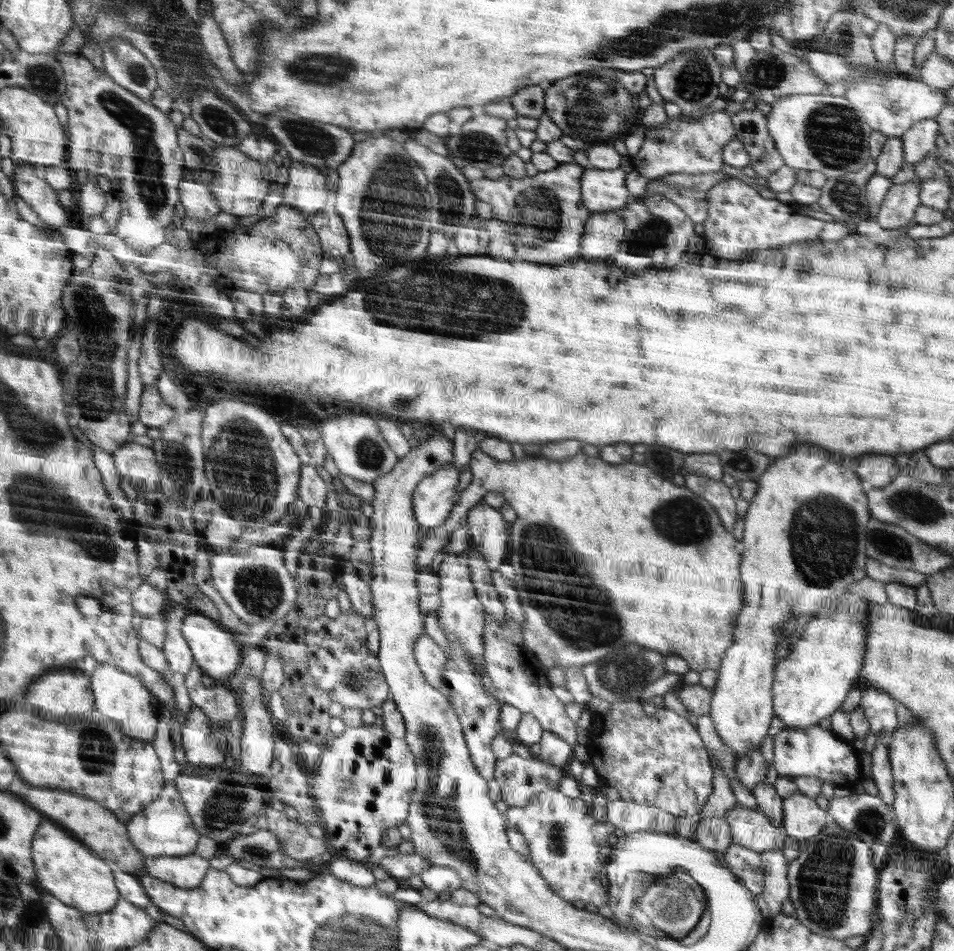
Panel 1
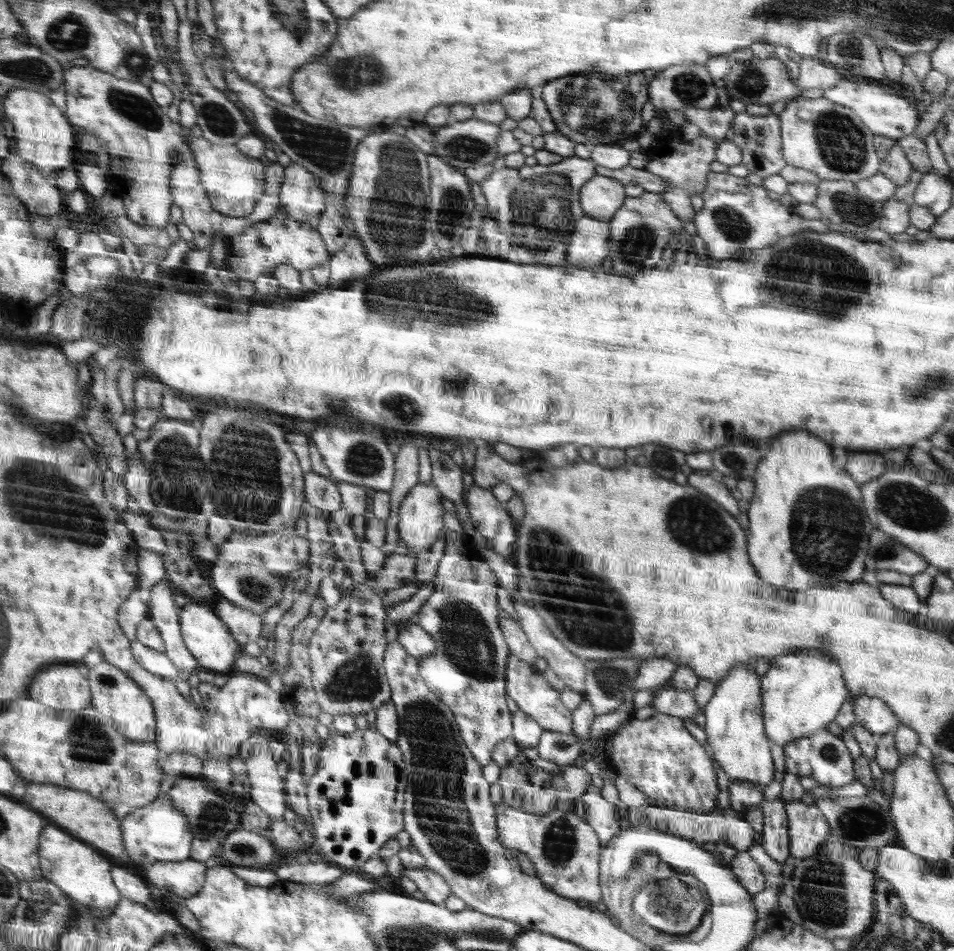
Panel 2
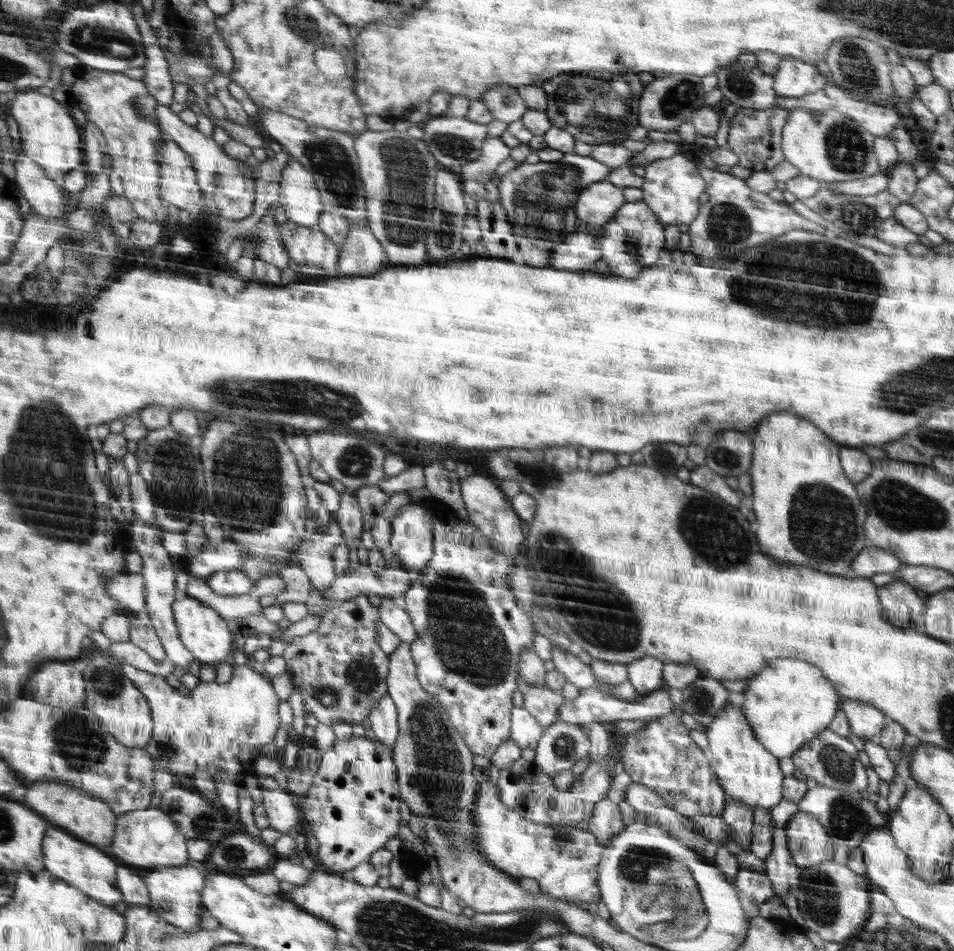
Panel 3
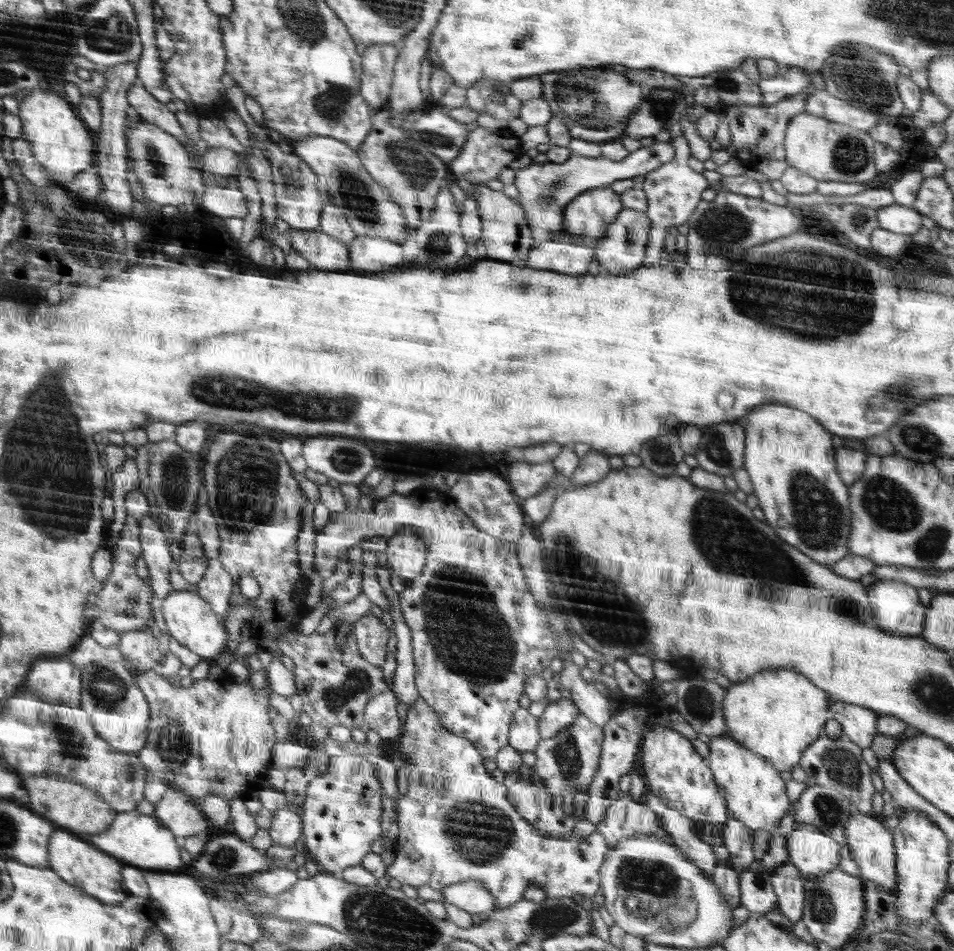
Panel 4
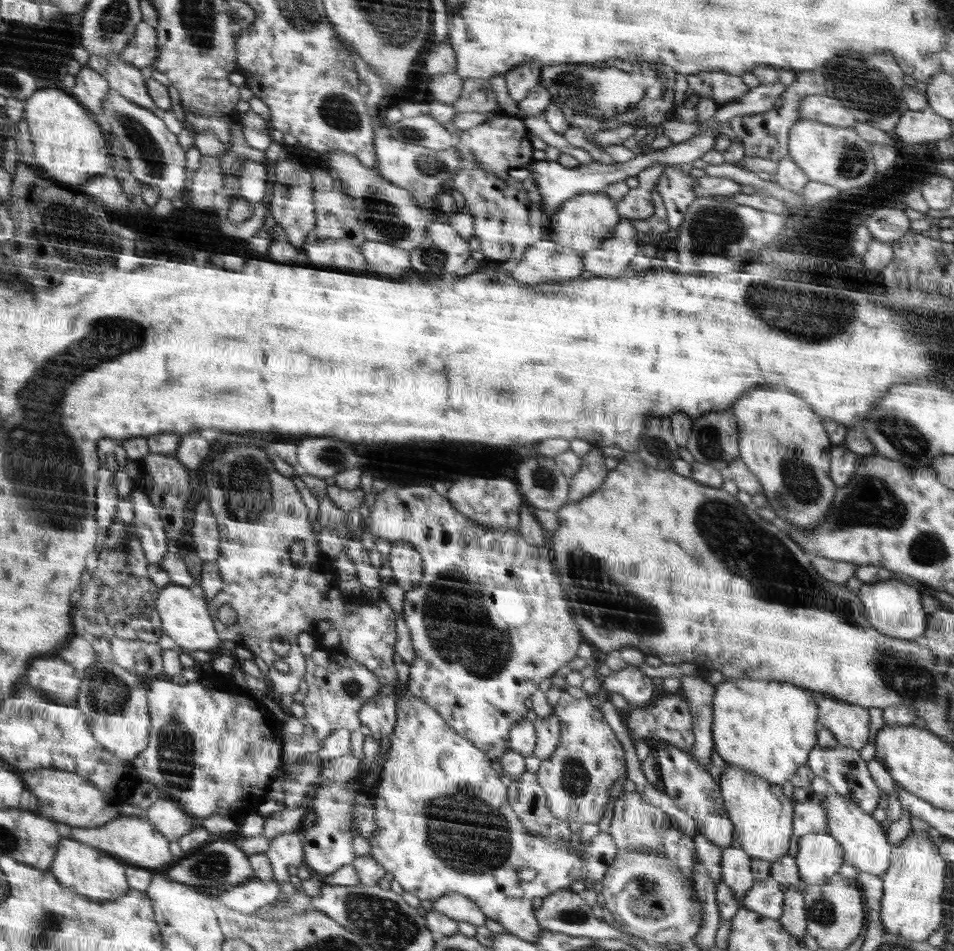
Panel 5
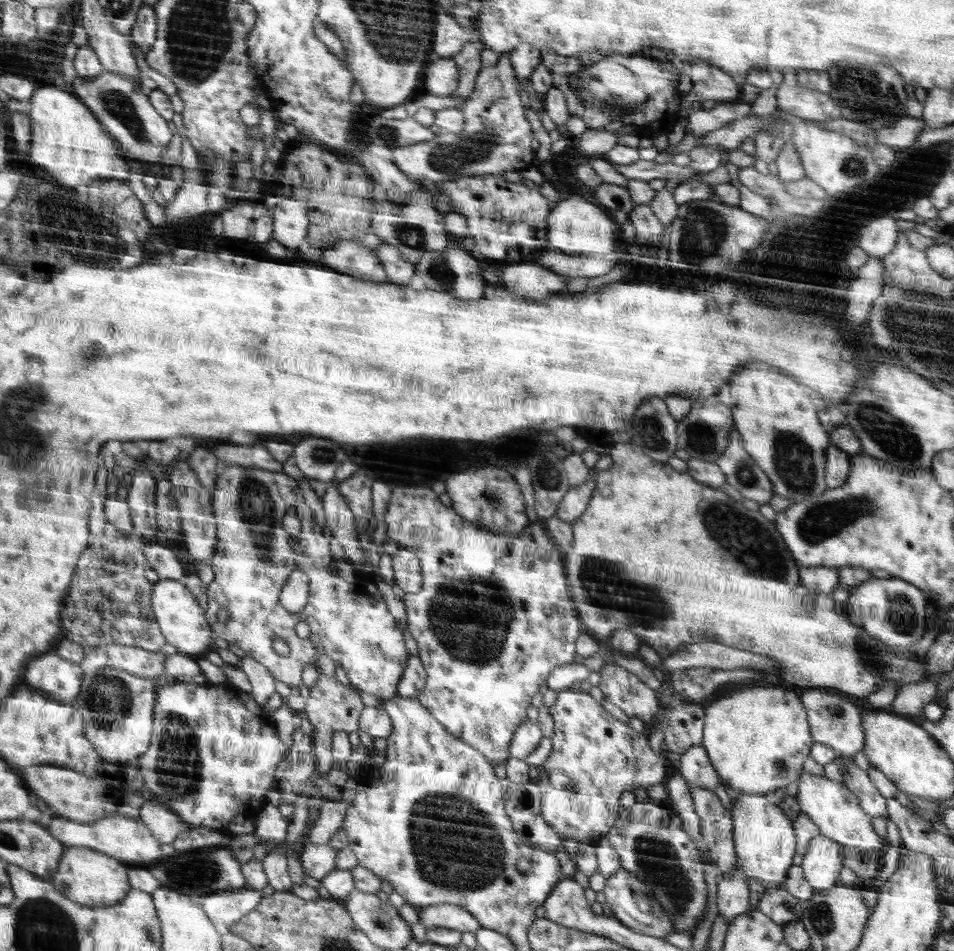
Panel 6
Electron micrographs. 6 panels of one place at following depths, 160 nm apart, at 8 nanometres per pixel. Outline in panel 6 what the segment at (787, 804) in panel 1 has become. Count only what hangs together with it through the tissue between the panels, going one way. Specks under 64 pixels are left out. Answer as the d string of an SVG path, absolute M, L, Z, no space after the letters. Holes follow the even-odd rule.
M814 836L802 856L800 866L805 880L815 891L832 889L842 870L840 845L827 836Z

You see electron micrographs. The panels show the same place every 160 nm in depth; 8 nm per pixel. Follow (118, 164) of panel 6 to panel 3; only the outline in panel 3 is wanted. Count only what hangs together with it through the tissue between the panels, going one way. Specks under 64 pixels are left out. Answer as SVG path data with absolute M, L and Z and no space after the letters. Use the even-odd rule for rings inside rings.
M37 90L17 92L10 102L5 114L12 115L19 126L20 139L24 154L43 168L48 178L55 180L60 186L64 182L66 173L82 164L82 136L66 112L54 98L42 96Z

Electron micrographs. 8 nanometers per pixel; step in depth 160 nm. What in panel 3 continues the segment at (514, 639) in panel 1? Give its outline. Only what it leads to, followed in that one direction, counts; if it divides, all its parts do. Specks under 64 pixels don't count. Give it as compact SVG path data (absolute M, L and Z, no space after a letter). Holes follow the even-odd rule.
M518 676L518 692L524 699L524 710L534 715L539 723L545 728L559 721L559 710L564 705L564 698L542 685L531 685L525 678Z

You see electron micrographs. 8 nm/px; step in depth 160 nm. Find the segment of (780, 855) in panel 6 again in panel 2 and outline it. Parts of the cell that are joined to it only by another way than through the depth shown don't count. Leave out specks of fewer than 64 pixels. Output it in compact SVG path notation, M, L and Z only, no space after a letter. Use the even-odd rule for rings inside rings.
M754 665L734 666L725 676L726 682L717 683L715 695L702 712L708 745L721 769L732 781L753 782L763 790L774 781L775 770L763 720L761 677L754 670Z

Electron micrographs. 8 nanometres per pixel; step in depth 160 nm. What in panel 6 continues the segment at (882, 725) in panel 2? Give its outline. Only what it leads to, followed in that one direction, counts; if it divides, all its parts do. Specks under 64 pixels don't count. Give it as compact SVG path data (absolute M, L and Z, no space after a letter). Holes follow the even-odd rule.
M799 689L799 697L807 710L807 718L813 732L814 742L823 742L838 751L838 754L854 756L865 748L863 712L842 695L824 693L820 689Z

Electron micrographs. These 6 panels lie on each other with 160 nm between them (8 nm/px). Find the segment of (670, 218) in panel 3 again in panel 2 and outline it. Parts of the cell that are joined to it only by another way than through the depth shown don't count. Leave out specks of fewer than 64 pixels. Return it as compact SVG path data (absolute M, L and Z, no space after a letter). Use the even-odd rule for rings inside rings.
M669 130L659 137L656 147L645 151L648 158L645 169L653 175L662 177L670 183L665 201L670 208L682 219L682 222L690 222L696 216L696 212L690 204L690 196L702 194L708 185L708 176L711 173L710 163L717 160L719 142L713 138L701 135L694 140L686 140L676 130Z

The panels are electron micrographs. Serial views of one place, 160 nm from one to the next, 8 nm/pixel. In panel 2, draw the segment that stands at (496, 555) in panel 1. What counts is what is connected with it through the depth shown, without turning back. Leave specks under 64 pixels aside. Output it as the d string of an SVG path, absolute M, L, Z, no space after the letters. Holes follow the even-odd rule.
M473 484L466 502L474 529L488 540L490 548L503 557L512 554L514 544L517 544L514 522L490 489Z

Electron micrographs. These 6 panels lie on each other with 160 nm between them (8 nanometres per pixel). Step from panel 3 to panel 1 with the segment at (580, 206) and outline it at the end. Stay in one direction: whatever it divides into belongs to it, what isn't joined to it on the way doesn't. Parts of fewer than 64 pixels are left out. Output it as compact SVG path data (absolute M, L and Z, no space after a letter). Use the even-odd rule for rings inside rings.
M585 169L585 174L581 178L581 199L592 213L614 212L624 208L630 198L626 173L618 169Z

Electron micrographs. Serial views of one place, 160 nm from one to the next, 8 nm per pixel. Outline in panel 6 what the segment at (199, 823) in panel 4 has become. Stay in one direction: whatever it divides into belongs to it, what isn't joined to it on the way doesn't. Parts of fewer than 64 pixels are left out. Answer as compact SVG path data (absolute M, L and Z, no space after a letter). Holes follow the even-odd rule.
M146 802L141 806L139 818L163 843L170 844L180 834L180 818L166 806Z

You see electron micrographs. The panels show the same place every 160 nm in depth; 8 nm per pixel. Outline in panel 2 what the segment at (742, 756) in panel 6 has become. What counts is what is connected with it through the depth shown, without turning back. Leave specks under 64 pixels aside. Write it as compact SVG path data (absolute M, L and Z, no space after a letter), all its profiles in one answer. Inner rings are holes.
M808 649L802 654L790 653L774 657L770 660L771 669L761 677L763 720L765 730L774 744L784 746L787 742L813 735L820 728L827 728L834 718L837 718L838 710L845 704L848 698L848 689L840 666L832 660L826 651Z

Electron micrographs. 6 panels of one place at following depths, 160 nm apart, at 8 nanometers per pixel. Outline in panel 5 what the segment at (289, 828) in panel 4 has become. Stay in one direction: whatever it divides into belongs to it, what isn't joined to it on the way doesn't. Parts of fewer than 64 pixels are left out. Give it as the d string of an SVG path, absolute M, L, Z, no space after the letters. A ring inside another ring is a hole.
M298 831L284 832L269 841L265 851L270 859L274 880L286 882L291 878L288 866L304 865L303 839Z

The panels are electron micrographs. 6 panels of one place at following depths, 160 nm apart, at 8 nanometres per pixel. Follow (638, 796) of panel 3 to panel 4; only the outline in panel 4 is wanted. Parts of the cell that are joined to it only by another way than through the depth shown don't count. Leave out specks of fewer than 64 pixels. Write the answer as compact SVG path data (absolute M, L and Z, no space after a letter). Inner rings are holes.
M647 792L645 805L651 808L661 820L665 831L671 836L676 845L690 859L690 862L702 870L706 878L713 878L717 864L713 846L702 841L695 833L695 822L682 816L654 793Z

